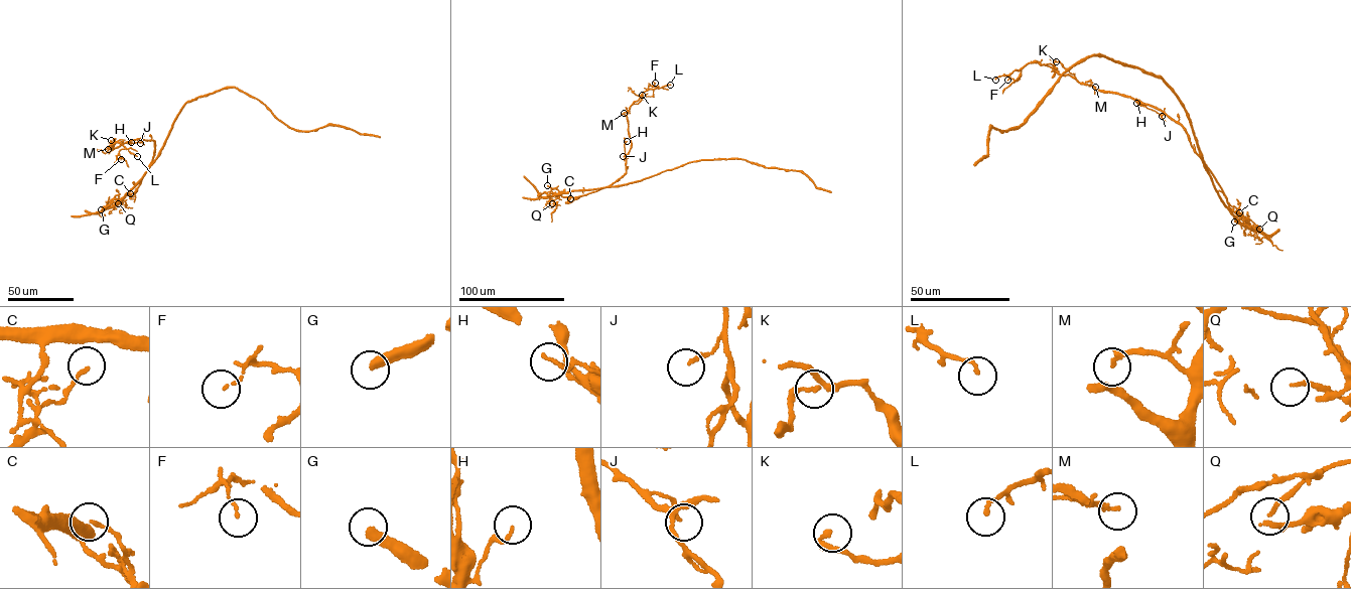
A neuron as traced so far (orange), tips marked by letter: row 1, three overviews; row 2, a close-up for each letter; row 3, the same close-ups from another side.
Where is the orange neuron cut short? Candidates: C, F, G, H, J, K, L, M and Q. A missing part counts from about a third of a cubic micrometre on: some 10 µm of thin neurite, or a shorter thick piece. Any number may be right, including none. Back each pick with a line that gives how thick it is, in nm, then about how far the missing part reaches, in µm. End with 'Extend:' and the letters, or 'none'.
G: calibre 400 nm; missing 60 µm
M: calibre 170 nm; missing 30 µm
Extend: G, M

